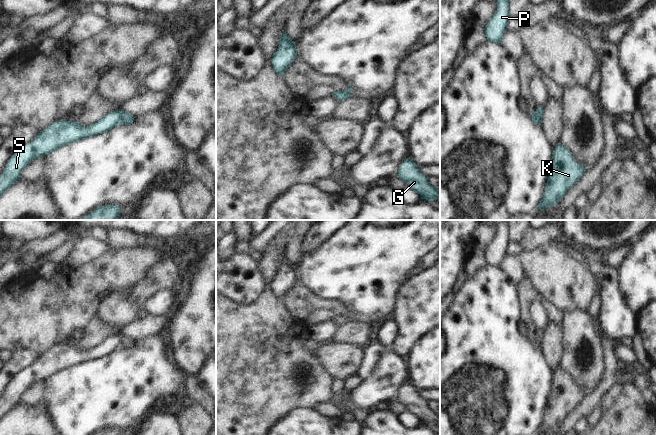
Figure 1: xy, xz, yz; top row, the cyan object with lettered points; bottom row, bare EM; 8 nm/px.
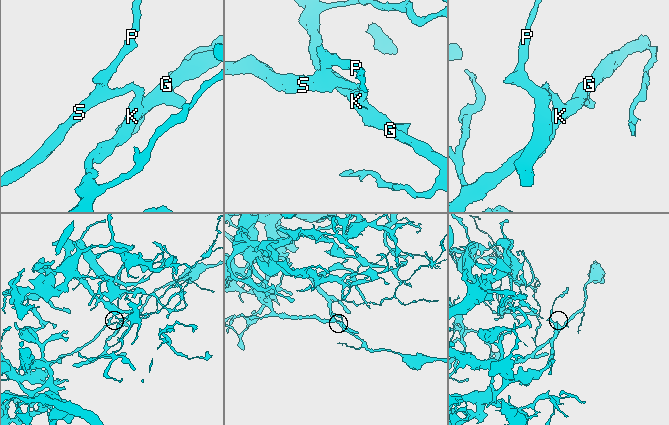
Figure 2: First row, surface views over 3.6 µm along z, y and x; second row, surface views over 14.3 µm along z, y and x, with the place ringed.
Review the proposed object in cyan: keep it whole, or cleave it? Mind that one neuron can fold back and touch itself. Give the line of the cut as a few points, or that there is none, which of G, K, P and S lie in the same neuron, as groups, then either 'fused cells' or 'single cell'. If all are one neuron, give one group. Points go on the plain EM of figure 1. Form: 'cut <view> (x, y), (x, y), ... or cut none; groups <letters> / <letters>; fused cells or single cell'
cut xy (123, 335), (121, 347); groups G K / P S; fused cells

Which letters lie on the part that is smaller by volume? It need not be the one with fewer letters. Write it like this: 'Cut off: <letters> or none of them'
Cut off: G, K

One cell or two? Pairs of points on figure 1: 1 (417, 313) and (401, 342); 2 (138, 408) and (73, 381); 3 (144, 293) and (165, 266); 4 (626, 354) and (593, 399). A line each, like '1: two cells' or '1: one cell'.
1: one cell
2: one cell
3: one cell
4: two cells

